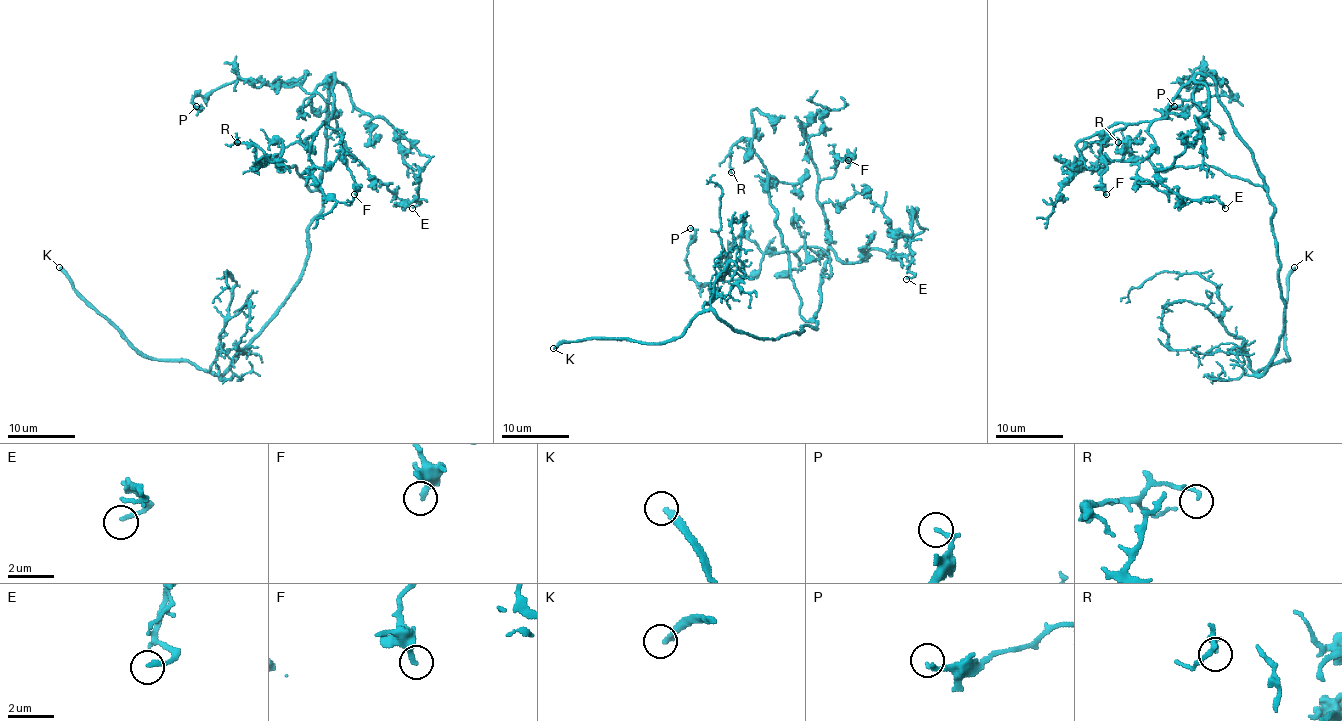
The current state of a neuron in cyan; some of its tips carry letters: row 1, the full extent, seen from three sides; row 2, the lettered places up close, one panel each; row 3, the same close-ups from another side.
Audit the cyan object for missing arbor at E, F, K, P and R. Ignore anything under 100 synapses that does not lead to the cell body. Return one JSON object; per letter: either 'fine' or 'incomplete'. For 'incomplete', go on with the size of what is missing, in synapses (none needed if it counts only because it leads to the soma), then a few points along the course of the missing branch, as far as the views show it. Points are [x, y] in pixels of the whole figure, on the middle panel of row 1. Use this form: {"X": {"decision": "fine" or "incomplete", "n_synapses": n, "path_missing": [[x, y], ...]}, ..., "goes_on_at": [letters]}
{"E": {"decision": "fine"}, "F": {"decision": "fine"}, "K": {"decision": "incomplete"}, "P": {"decision": "fine"}, "R": {"decision": "fine"}, "goes_on_at": ["K"]}

